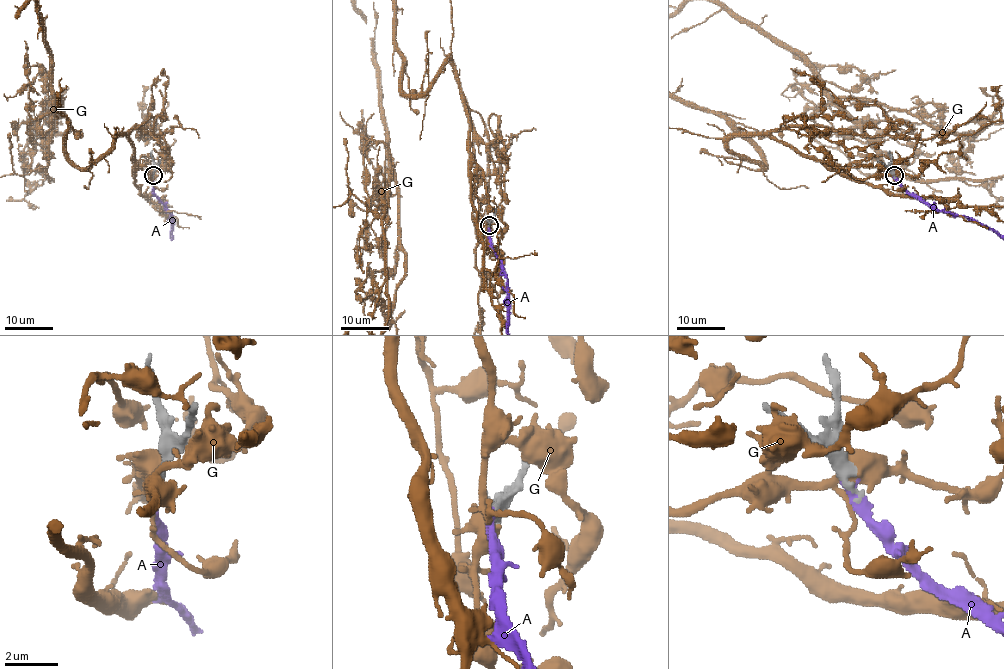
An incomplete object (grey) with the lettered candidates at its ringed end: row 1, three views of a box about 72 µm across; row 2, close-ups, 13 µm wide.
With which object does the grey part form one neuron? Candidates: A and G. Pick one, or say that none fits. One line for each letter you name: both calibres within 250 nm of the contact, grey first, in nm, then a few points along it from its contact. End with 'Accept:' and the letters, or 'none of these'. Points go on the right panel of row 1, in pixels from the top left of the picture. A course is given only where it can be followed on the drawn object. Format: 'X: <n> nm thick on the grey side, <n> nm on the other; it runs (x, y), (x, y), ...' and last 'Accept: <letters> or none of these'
A: 340 nm thick on the grey side, 360 nm on the other
Accept: A

